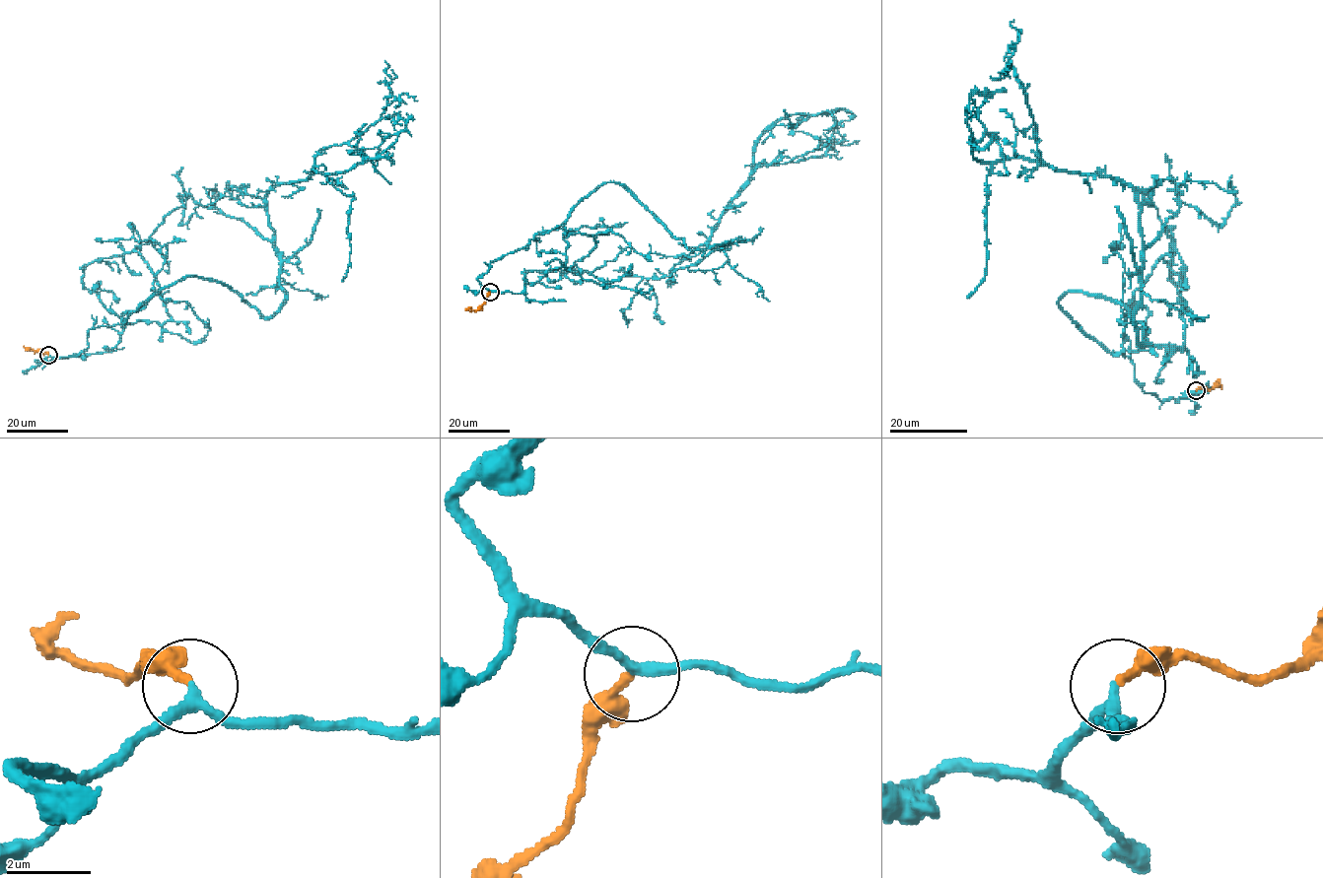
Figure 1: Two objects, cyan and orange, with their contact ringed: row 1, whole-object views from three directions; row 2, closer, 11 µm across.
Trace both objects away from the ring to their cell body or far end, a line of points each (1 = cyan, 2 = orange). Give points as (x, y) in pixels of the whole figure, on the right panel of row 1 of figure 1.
1: (1196, 390), (1145, 392), (1058, 305), (1117, 300), (1143, 343), (1138, 196), (979, 161), (969, 95), (1007, 89)
2: (1196, 390), (1220, 384), (1219, 378)

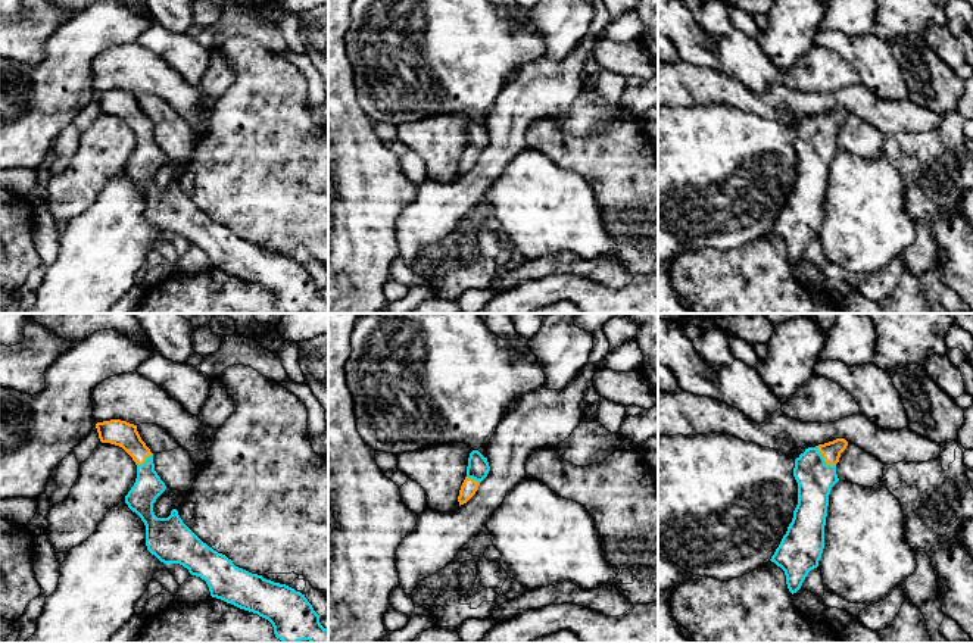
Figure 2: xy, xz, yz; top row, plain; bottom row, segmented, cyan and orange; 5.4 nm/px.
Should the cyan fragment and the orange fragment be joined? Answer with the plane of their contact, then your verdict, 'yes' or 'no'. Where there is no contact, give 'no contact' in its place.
yz | yes

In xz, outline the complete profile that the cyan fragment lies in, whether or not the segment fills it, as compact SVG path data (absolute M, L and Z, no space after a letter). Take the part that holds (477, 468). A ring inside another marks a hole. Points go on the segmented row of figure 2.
M473 450L468 458L467 477L458 496L459 506L467 503L475 494L480 483L487 477L489 471L490 466L487 458L478 450Z

